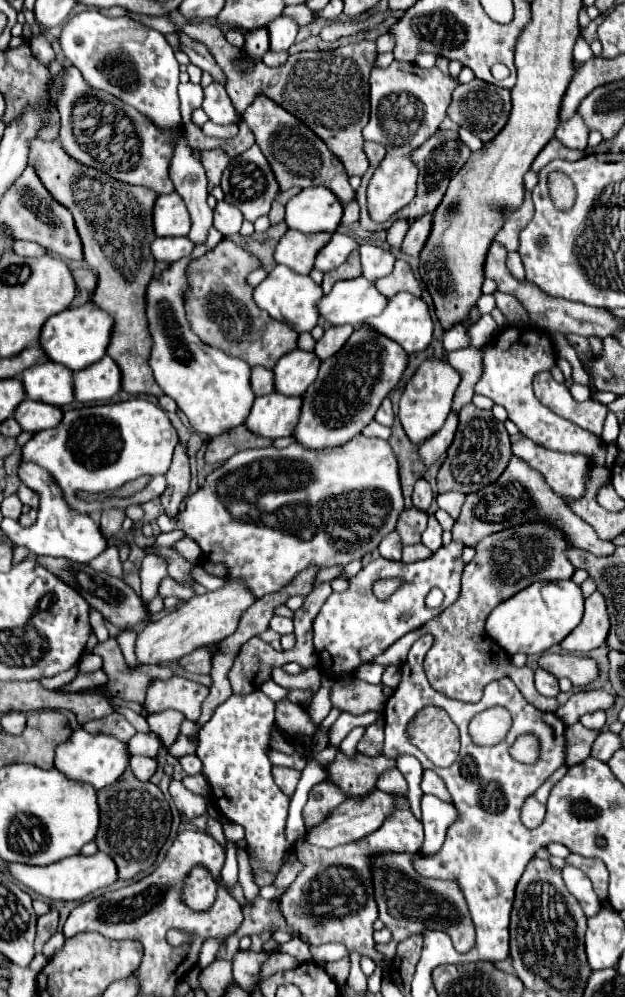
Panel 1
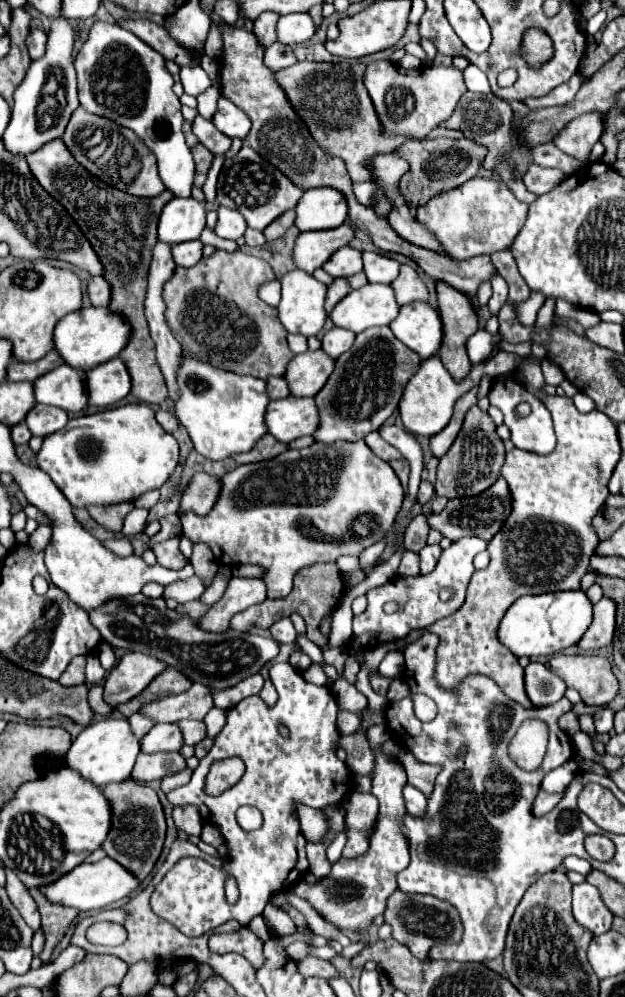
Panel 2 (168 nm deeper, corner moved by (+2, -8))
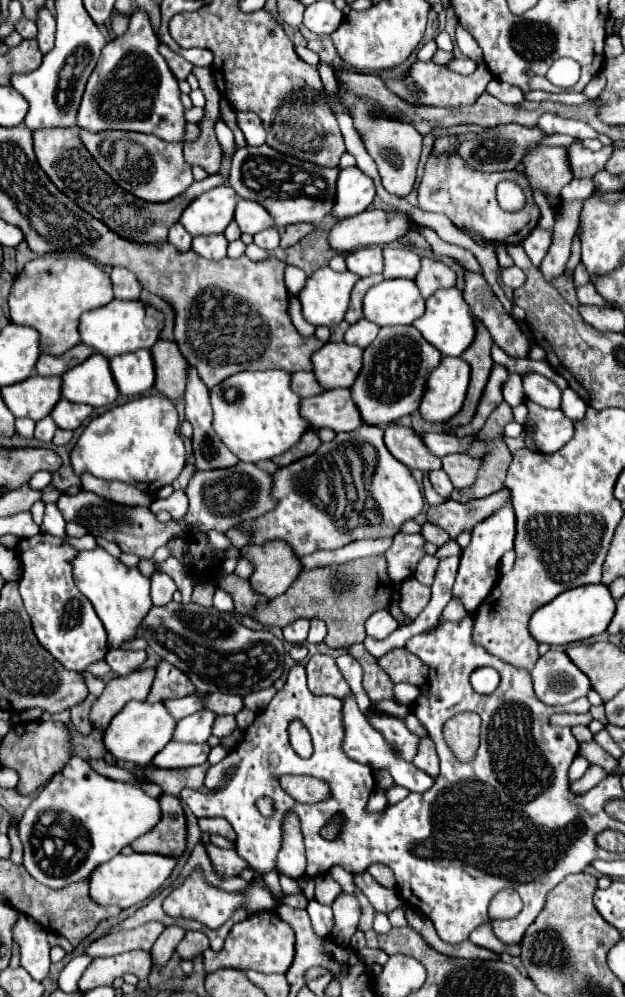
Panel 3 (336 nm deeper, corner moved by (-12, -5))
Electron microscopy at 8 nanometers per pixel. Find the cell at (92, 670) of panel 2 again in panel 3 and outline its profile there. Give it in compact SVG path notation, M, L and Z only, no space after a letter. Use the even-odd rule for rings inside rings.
M112 649L106 653L106 663L110 665L110 669L116 673L116 675L128 675L130 671L138 669L144 659L146 659L146 653L144 651L124 651L124 649Z

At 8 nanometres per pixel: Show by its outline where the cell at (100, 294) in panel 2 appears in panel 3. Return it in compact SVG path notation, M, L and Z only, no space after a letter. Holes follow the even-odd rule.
M116 267L112 269L112 289L114 289L114 299L124 299L124 301L136 301L140 297L140 283L134 277L134 273L130 273L128 269Z

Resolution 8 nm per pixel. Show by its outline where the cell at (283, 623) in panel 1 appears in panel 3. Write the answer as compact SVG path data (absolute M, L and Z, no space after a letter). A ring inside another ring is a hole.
M296 619L294 623L290 623L290 625L284 629L284 639L300 645L300 643L304 643L306 637L308 637L308 627L310 627L310 621L308 621L308 619Z

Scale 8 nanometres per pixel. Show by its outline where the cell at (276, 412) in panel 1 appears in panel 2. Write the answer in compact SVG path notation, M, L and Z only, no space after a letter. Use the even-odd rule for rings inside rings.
M288 396L284 400L272 400L268 404L268 412L266 412L266 424L268 424L268 432L280 440L280 442L292 442L300 436L310 436L316 432L318 426L318 406L314 402L314 398L296 398L296 396Z

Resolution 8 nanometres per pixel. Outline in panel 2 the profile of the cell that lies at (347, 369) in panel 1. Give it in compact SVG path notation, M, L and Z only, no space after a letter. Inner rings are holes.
M388 326L368 328L360 332L350 350L346 350L338 360L326 386L316 394L316 404L320 408L320 426L314 432L318 442L330 444L336 440L354 442L378 430L396 410L402 390L408 380L418 372L422 358L408 350Z

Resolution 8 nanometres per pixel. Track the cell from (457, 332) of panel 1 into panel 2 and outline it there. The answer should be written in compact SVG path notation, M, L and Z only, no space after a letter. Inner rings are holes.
M478 330L466 344L468 348L468 356L474 364L480 364L484 362L492 352L494 352L494 346L502 340L500 332L496 334L490 334L488 330Z

